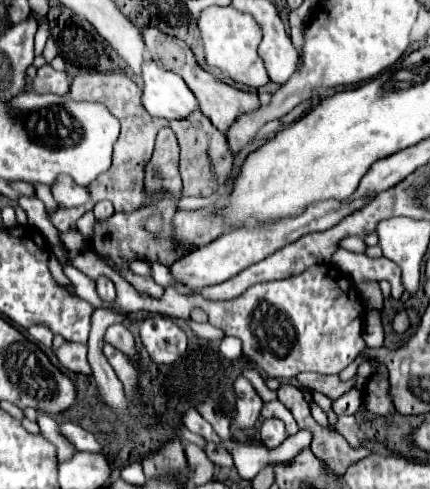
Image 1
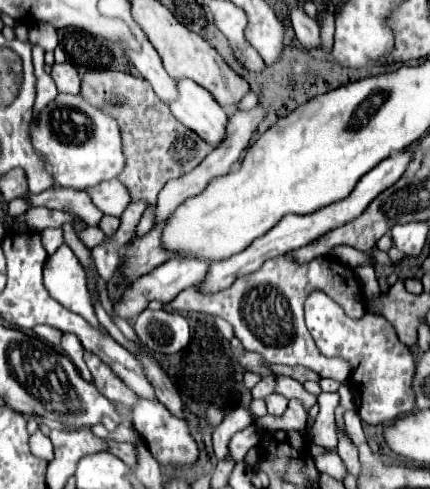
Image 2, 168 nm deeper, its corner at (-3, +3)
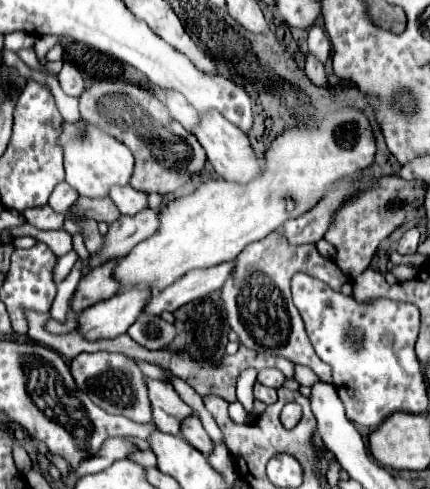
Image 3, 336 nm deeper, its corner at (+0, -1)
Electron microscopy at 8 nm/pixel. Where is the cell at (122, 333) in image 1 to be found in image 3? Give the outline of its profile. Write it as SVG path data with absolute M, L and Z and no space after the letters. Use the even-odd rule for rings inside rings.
M186 417L186 419L182 421L180 433L182 433L182 437L184 437L192 447L196 447L200 453L208 455L208 453L212 451L212 441L210 441L208 433L204 431L204 427L202 427L200 419Z

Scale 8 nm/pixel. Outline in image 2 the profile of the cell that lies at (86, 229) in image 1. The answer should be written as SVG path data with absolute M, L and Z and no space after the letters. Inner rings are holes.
M65 187L47 189L39 195L29 195L29 203L33 207L47 207L47 209L59 209L65 213L73 213L81 217L85 223L89 223L91 227L99 225L103 217L103 213L93 205L87 191L77 191L77 189L65 189Z

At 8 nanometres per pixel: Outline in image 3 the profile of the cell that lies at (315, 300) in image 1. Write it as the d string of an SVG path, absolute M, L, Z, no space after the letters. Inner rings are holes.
M278 231L268 237L248 245L240 257L236 257L236 271L222 287L222 305L226 311L228 325L240 337L240 343L258 353L278 353L280 357L310 367L322 381L332 383L332 369L320 361L306 337L302 317L298 309L294 309L290 297L290 281L296 273L308 273L338 293L352 295L352 279L342 273L342 269L332 261L318 253L316 245L288 245Z

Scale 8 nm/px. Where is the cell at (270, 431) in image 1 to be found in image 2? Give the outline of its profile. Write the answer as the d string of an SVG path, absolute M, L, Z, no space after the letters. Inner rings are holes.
M271 393L269 397L265 397L265 403L267 403L269 413L273 413L273 415L281 415L287 409L287 399L279 393Z

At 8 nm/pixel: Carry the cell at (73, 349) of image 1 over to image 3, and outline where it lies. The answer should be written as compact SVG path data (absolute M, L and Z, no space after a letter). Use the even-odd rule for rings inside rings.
M80 353L72 363L70 371L76 379L78 389L88 393L96 405L100 405L106 413L112 415L124 415L138 423L150 423L152 421L152 409L146 395L146 385L142 381L142 371L138 369L136 361L120 355L120 353Z

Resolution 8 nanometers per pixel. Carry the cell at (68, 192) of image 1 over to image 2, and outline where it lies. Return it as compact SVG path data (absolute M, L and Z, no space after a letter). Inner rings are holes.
M111 179L111 181L103 181L101 185L95 185L95 189L87 189L93 203L105 213L105 215L115 215L119 217L127 205L131 203L131 195L129 189L119 181L119 179Z

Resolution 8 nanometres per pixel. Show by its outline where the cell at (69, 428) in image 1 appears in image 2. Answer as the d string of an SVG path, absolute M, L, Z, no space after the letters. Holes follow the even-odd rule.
M109 441L109 453L119 455L131 469L137 467L137 451L135 451L135 445L131 445L131 443L115 443L115 441Z

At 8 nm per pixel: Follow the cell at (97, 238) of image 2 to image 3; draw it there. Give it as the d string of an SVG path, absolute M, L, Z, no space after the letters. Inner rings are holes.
M24 223L22 227L16 227L16 229L10 229L10 233L14 237L22 237L22 235L30 235L34 239L38 239L40 243L46 243L48 247L52 247L52 251L56 255L64 255L72 251L72 235L68 235L66 231L40 231L28 223Z

